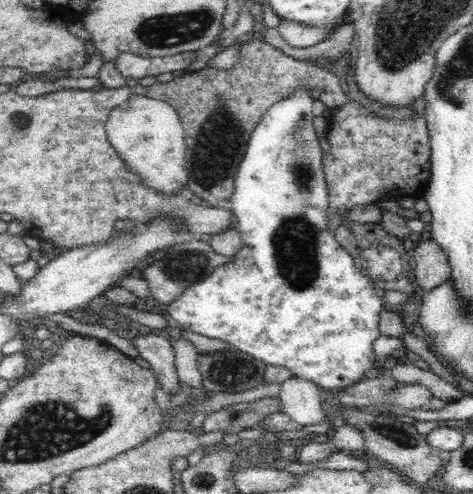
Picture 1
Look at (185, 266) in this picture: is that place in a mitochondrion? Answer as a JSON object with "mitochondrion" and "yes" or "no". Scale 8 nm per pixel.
{"mitochondrion":"yes"}

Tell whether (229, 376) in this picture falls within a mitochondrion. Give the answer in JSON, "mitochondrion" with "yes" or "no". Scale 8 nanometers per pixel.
{"mitochondrion":"yes"}

